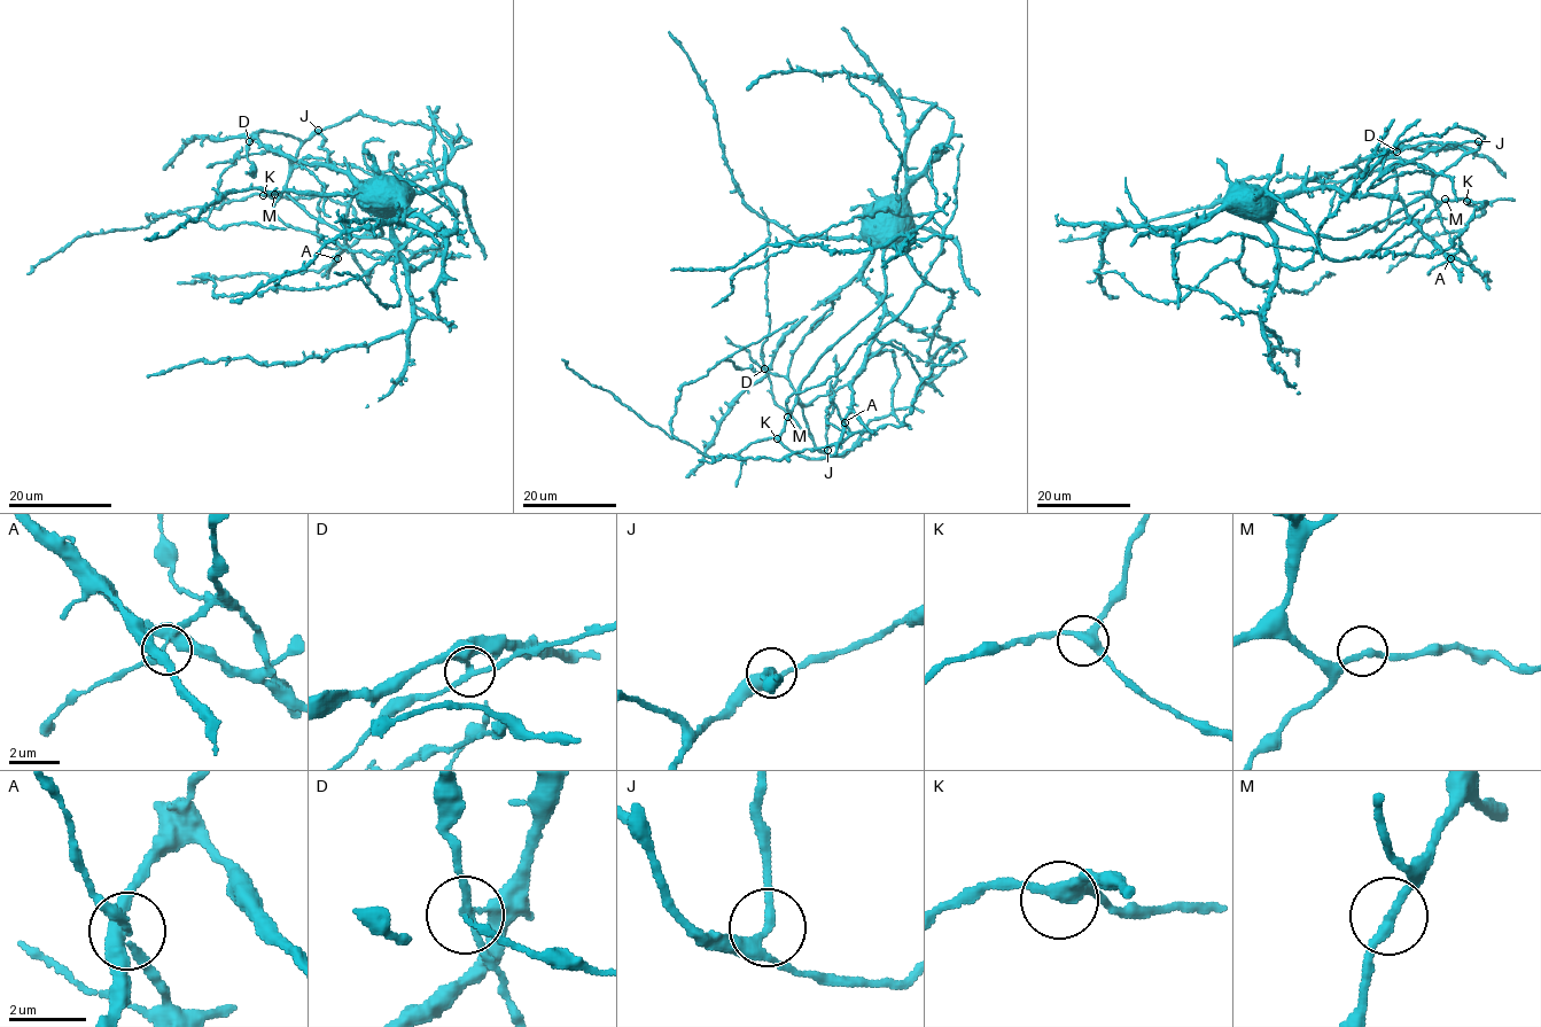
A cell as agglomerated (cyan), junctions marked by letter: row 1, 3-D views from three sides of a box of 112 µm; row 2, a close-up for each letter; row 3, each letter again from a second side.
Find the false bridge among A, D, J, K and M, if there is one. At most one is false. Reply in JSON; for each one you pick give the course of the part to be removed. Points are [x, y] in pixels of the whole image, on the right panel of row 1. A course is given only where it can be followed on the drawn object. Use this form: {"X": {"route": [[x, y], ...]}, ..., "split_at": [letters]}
{"split_at": []}

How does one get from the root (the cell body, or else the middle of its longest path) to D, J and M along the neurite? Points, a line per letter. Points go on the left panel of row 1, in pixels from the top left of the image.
D: (397, 194), (381, 215), (382, 233), (345, 234), (313, 218), (286, 191), (300, 140), (262, 130), (249, 140)
J: (397, 194), (381, 215), (382, 233), (372, 236), (313, 218), (286, 181), (297, 148), (318, 130)
M: (397, 194), (381, 215), (382, 233), (355, 236), (313, 218), (285, 191), (280, 195), (274, 193)

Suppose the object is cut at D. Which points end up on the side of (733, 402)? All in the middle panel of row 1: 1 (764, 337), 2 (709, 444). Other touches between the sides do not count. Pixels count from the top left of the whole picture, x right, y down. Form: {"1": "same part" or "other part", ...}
{"1": "other part", "2": "same part"}

